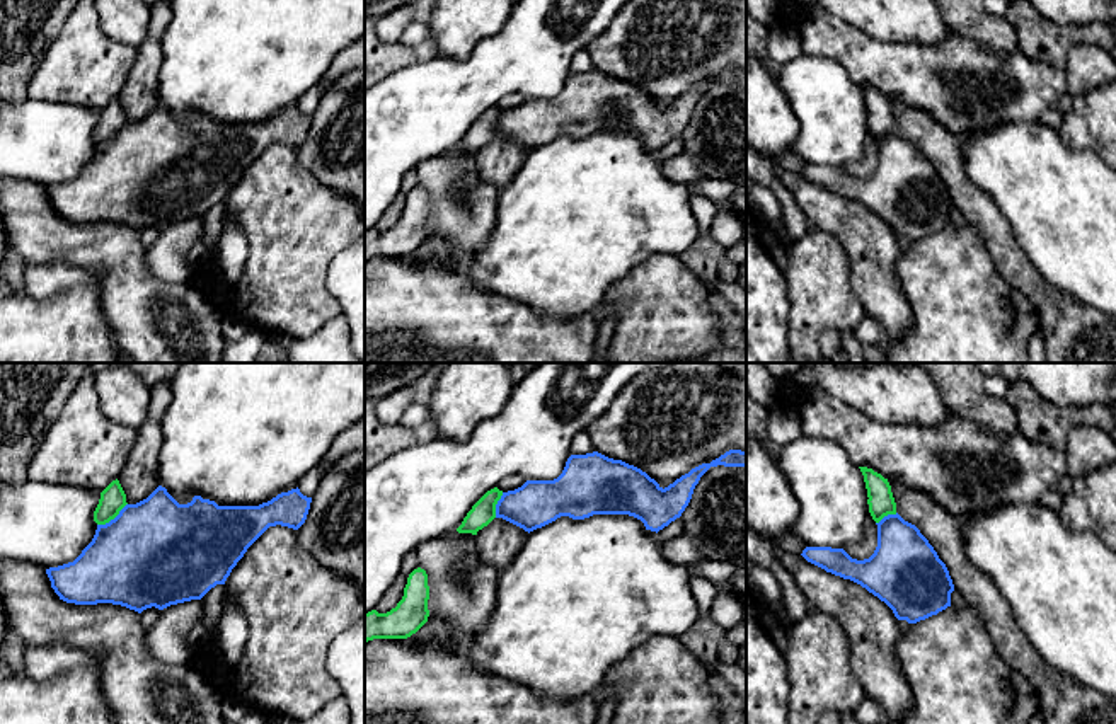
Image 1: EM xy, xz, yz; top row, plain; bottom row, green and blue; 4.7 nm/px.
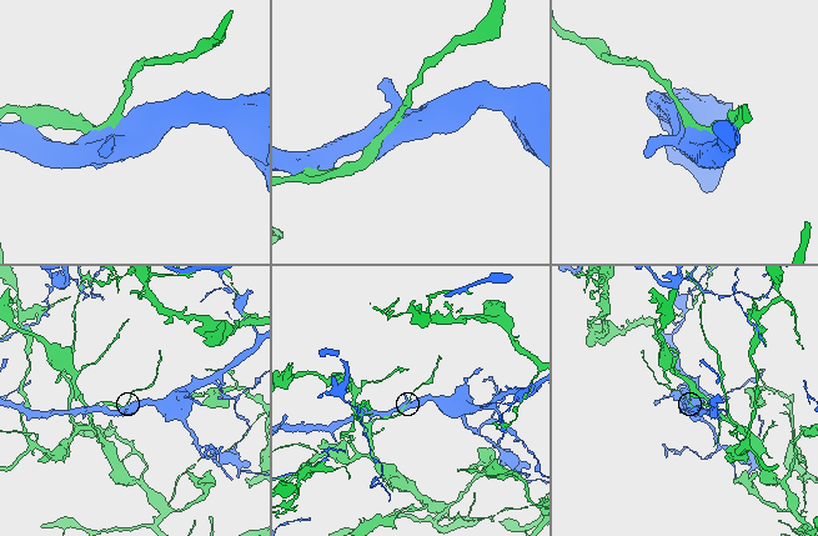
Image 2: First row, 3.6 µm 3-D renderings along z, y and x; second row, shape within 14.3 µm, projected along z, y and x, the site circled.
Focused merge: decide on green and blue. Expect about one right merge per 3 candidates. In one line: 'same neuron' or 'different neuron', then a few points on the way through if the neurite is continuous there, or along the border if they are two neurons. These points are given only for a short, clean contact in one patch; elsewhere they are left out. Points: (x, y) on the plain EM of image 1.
different neuron

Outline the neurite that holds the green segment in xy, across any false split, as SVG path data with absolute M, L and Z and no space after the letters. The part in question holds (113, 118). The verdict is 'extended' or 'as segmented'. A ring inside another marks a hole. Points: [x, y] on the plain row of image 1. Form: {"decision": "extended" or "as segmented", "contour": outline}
{"decision": "as segmented", "contour": "M112 99L102 111L99 123L94 129L94 140L97 143L106 143L114 138L119 129L126 124L126 112L119 102L119 99Z"}

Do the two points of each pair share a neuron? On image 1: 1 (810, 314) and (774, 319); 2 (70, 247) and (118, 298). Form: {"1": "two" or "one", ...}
{"1": "two", "2": "one"}

